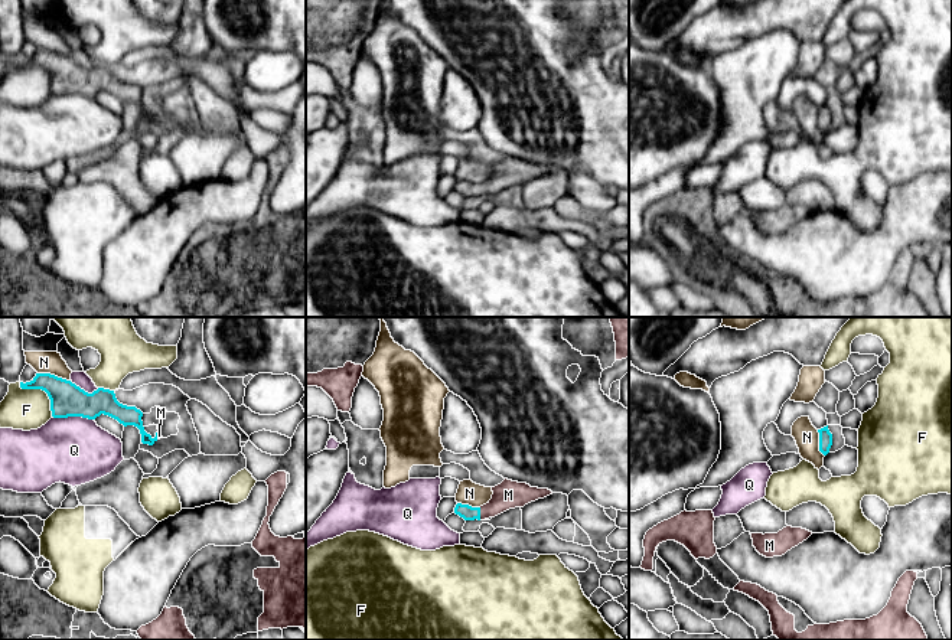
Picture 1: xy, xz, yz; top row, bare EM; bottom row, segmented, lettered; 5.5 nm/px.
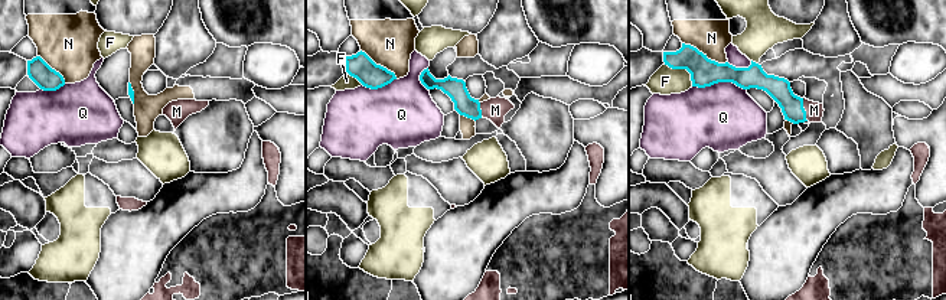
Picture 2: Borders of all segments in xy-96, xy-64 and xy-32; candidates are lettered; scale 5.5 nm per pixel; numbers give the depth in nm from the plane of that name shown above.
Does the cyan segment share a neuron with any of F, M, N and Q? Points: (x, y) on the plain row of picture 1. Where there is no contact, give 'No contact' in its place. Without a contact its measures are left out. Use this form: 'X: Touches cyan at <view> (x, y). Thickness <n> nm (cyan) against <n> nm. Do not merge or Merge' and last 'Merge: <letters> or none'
F: Touches cyan at xy (43, 67). Thickness 190 nm (cyan) against 220 nm. Do not merge
M: Touches cyan at xz (479, 190). Thickness 80 nm (cyan) against 160 nm. Merge
N: Touches cyan at xy (54, 52). Thickness 190 nm (cyan) against 130 nm. Do not merge
Q: Touches cyan at xy (74, 92). Thickness 190 nm (cyan) against 380 nm. Do not merge
Merge: M

